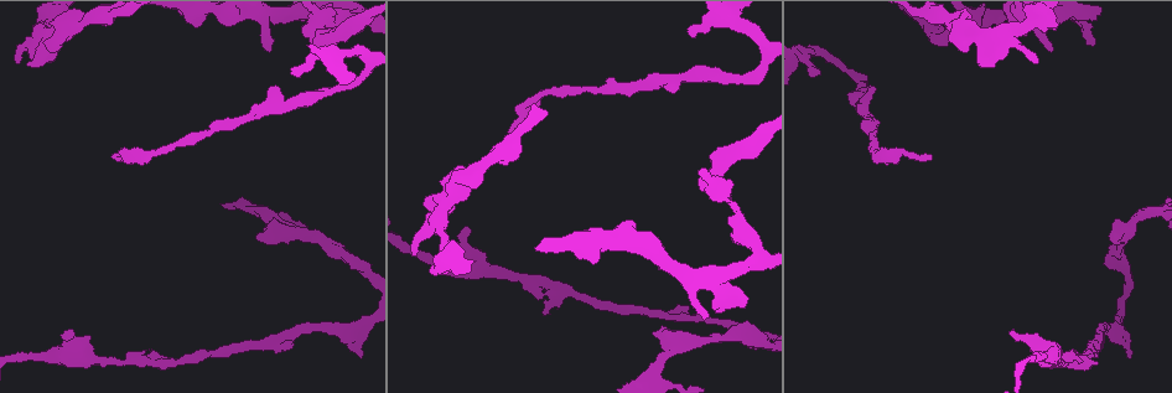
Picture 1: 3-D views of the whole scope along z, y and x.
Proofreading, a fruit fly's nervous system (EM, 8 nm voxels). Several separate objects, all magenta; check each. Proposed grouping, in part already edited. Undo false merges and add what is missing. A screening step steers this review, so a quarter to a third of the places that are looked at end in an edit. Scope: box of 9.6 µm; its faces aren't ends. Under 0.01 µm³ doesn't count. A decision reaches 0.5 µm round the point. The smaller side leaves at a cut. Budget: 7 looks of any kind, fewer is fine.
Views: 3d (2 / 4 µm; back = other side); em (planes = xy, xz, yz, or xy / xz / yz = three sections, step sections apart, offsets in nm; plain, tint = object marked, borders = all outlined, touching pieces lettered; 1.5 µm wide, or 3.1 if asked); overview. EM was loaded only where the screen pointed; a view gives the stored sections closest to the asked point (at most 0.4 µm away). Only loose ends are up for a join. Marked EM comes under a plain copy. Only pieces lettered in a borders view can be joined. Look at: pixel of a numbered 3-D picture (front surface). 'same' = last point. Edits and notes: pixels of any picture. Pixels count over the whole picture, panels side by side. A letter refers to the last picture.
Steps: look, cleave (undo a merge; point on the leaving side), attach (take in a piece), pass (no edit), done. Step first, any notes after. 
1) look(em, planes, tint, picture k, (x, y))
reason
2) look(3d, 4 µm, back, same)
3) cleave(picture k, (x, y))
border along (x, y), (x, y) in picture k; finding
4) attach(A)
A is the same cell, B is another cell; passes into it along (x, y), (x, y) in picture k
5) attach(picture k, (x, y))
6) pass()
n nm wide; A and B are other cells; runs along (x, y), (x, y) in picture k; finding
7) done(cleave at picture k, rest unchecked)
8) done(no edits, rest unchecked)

look(em, planes, tint, picture 1, (929, 160))
an open end

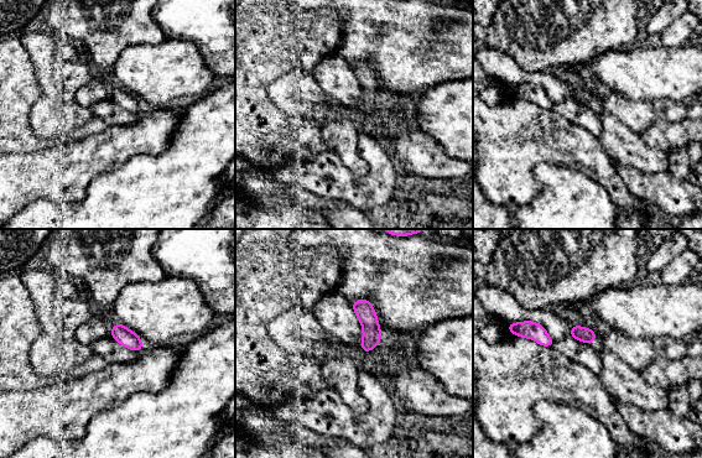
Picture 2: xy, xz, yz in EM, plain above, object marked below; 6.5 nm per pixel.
look(em, planes, borders, same)
what lies round it

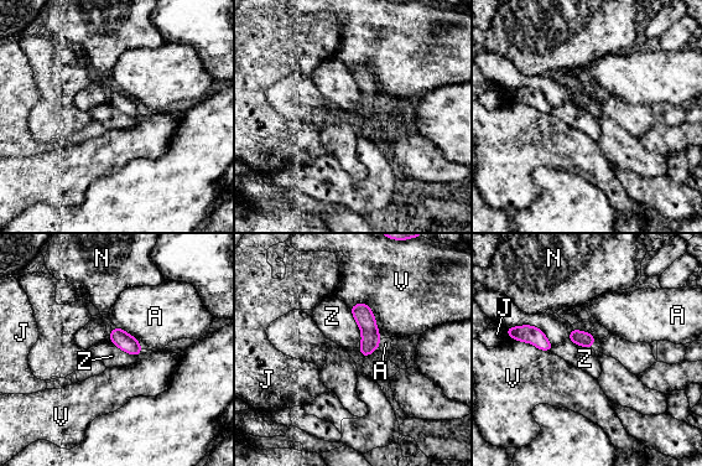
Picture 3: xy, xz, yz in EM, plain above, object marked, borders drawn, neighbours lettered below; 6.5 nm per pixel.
pass()
A, J, N, V and Z are other cells; border along (348, 309), (364, 357) in picture 3; no lettered piece goes on from it

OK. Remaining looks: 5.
look(em, yz, step 8, tint, picture 1, (1097, 365))
branch stops here

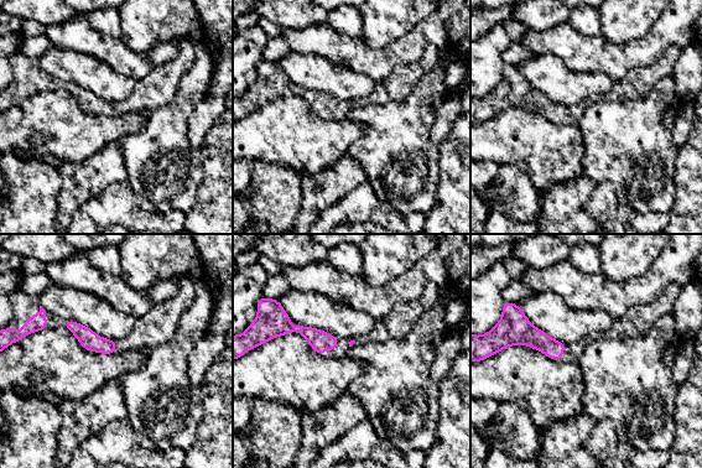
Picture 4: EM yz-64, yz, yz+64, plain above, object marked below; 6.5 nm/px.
look(em, xy, step 8, borders, same)
cut it another way

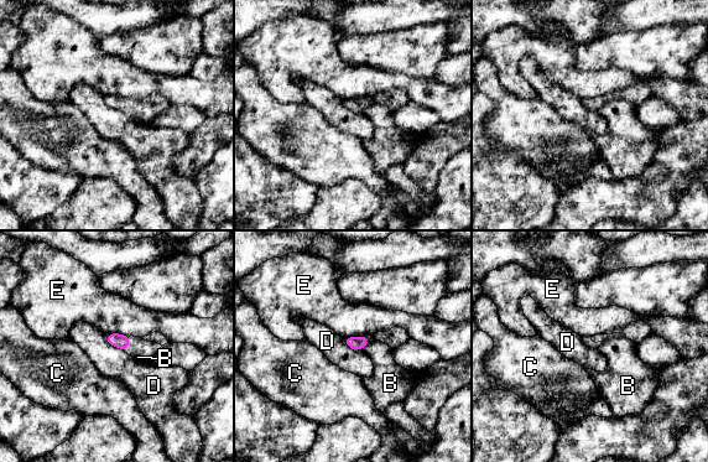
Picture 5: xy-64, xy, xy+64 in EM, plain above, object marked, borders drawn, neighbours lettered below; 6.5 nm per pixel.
pass()
B, C, D and E are other cells; border along (104, 336), (109, 343), (123, 351) in picture 5; no lettered piece goes on from it

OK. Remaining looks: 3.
look(3d, 4 µm, picture 1, (1037, 59))
free end

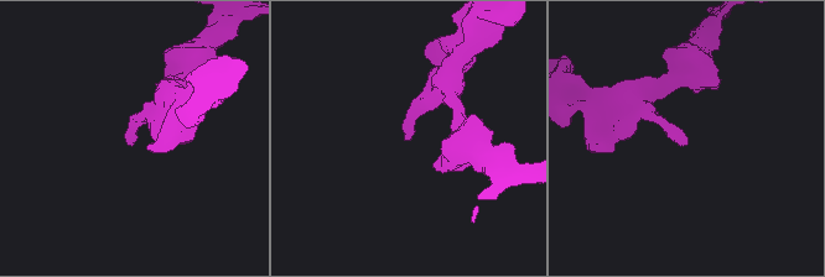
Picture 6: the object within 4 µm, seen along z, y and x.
look(em, planes, borders, picture 6, (409, 137))

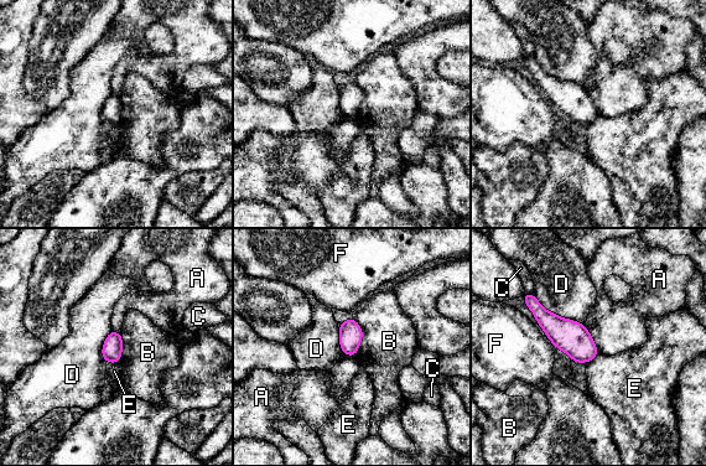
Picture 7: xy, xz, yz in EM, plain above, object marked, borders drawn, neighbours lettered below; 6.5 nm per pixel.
pass()
A, B, C, D, E and F are other cells; border along (353, 316), (362, 331), (357, 355) in picture 7; none of them fits

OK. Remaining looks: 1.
done(no edits, rest unchecked)

